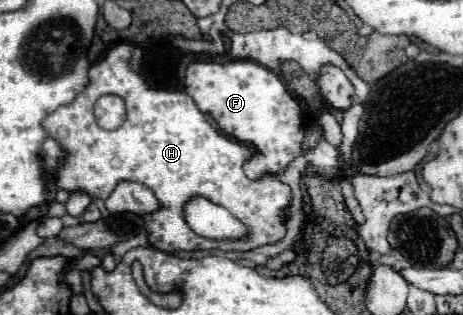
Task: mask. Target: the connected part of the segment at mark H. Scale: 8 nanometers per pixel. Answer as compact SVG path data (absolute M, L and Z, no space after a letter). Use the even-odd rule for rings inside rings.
M115 44L101 62L91 66L91 82L75 102L57 108L43 120L49 136L67 150L67 160L57 170L57 186L67 192L85 190L93 198L107 198L111 188L121 180L141 182L161 204L157 212L144 215L143 219L149 244L163 252L213 248L247 252L281 242L287 232L285 222L293 200L291 188L273 174L249 180L243 172L243 164L253 158L253 146L237 142L215 128L189 94L151 88L139 74L129 70L129 56L129 44ZM103 94L117 94L127 104L127 120L117 130L97 128L93 104ZM193 196L205 196L211 202L225 206L233 216L247 224L249 236L241 242L219 242L197 236L183 218L183 204Z

